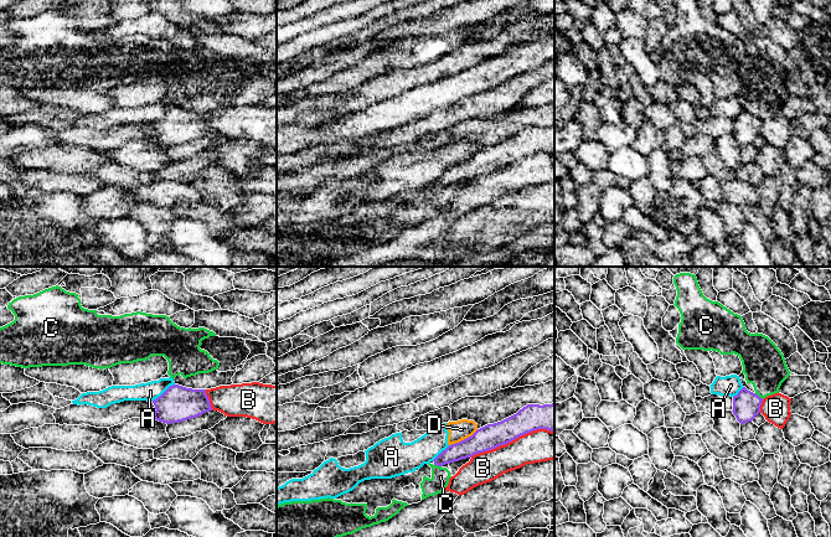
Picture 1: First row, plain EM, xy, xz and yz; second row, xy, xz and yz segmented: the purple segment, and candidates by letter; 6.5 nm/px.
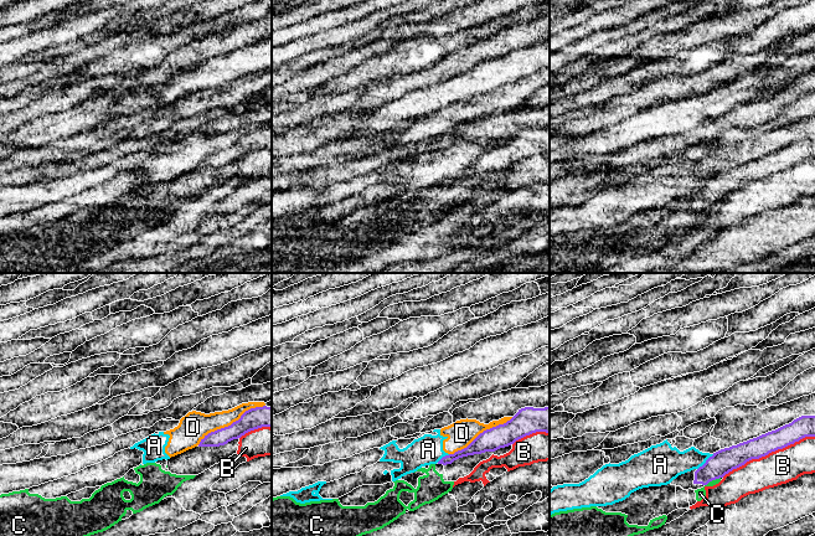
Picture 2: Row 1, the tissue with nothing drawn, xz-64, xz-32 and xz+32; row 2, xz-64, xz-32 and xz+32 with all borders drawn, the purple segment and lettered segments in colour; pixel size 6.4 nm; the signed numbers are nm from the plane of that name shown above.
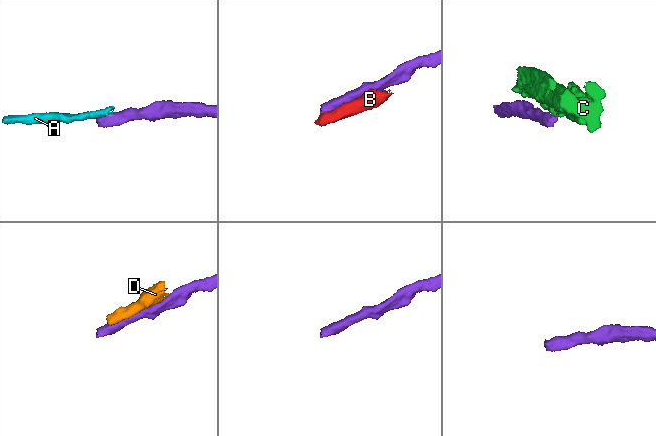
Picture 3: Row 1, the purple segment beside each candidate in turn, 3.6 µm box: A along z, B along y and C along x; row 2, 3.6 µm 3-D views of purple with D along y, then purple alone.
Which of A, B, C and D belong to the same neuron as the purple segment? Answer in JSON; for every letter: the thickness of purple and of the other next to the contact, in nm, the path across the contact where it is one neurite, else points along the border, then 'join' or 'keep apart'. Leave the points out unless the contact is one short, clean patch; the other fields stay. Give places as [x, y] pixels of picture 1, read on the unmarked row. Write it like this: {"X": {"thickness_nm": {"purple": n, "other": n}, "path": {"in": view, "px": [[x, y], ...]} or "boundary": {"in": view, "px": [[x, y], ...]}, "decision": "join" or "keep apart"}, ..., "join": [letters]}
{"A": {"thickness_nm": {"purple": 240, "other": 120}, "boundary": {"in": "xy", "px": [[174, 106], [151, 123]]}, "decision": "keep apart"}, "B": {"thickness_nm": {"purple": 170, "other": 220}, "decision": "keep apart"}, "C": {"thickness_nm": {"purple": 180, "other": 280}, "boundary": {"in": "yz", "px": [[754, 115], [763, 120]]}, "decision": "keep apart"}, "D": {"thickness_nm": {"purple": 160, "other": 130}, "decision": "keep apart"}, "join": []}

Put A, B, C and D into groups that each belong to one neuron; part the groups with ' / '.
A D / B / C

